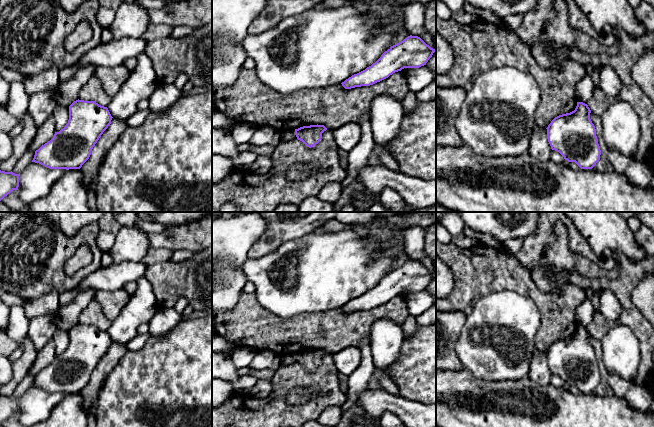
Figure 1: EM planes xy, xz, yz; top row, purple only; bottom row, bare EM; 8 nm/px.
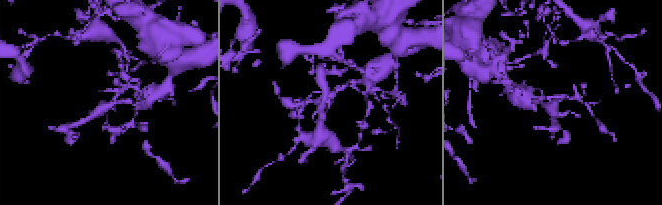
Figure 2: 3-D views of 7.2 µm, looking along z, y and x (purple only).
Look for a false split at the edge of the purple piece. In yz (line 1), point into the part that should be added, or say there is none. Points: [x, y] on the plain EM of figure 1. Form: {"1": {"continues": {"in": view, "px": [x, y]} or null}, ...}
{"1": {"continues": null}}

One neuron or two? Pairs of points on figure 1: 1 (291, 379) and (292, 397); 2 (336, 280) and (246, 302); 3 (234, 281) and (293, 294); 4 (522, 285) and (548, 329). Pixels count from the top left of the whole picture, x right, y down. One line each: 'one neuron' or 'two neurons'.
1: two neurons
2: two neurons
3: two neurons
4: one neuron

